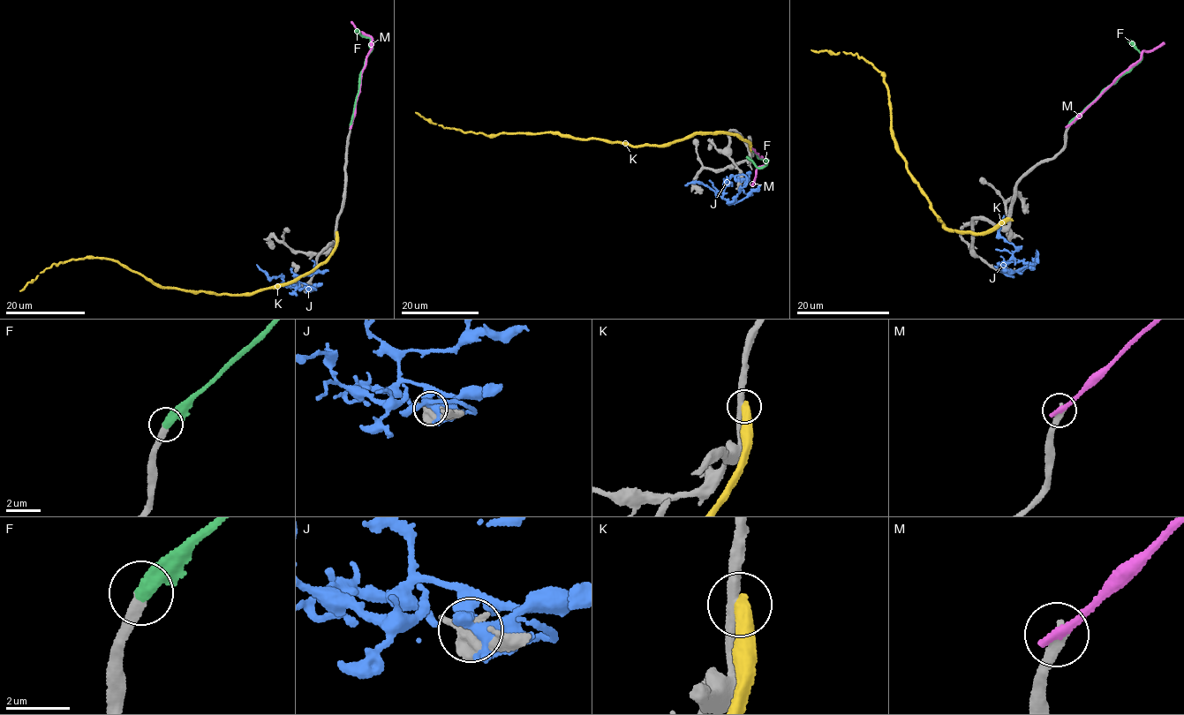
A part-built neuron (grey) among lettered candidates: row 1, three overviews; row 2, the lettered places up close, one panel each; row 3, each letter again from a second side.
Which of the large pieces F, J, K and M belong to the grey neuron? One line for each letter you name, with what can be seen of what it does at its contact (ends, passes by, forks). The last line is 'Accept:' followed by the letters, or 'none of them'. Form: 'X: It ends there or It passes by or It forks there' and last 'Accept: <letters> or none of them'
F: It ends there
Accept: F

